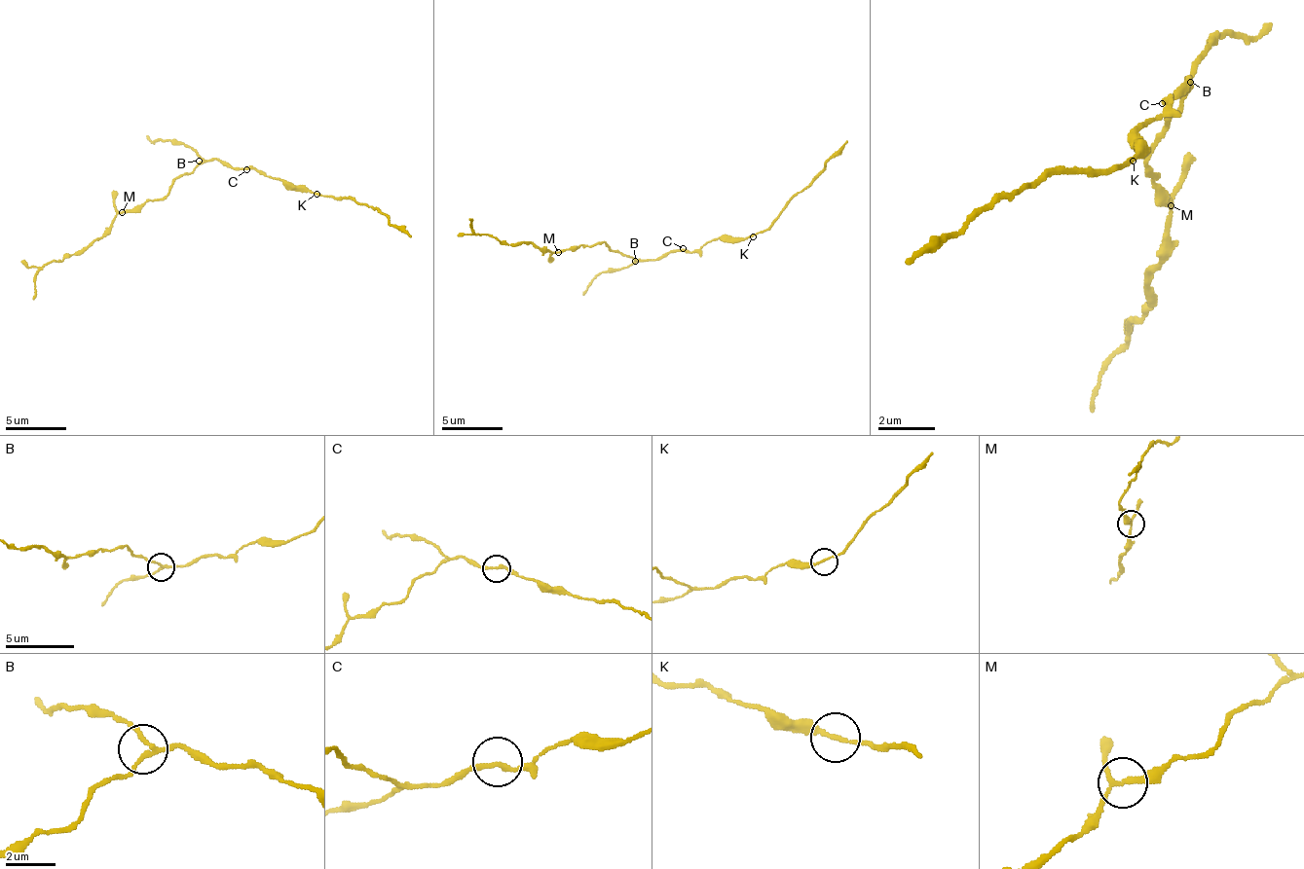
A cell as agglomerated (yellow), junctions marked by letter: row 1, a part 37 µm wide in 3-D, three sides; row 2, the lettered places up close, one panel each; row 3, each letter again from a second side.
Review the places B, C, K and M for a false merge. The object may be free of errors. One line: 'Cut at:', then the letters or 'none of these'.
Cut at: none of these

